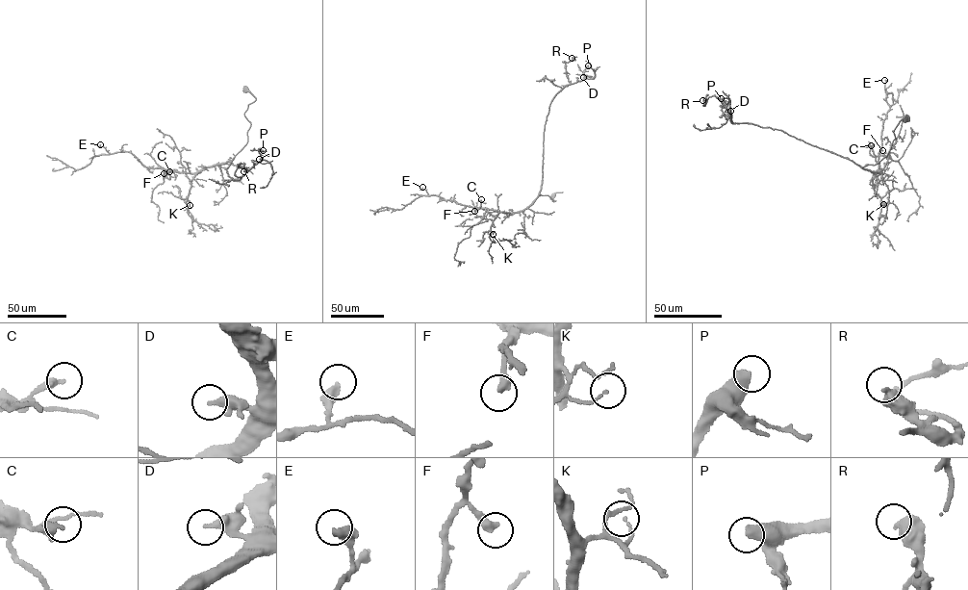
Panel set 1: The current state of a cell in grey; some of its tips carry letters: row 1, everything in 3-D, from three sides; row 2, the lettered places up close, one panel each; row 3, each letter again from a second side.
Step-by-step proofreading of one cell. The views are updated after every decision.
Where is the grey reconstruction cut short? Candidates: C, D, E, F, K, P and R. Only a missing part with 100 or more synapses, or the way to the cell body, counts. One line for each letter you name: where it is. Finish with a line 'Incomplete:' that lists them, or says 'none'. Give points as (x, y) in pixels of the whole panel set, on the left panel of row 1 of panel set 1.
P: (263, 150)
Incomplete: P

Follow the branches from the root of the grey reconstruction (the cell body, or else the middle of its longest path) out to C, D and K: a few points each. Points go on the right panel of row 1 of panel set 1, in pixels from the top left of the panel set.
C: (905, 119), (892, 131), (895, 139), (886, 156), (862, 166), (879, 171), (881, 146), (875, 157), (871, 145)
D: (905, 119), (892, 131), (895, 139), (886, 156), (876, 165), (862, 166), (781, 130), (732, 122), (730, 111)
K: (905, 119), (892, 131), (895, 139), (886, 156), (862, 166), (880, 169), (873, 184), (883, 204)

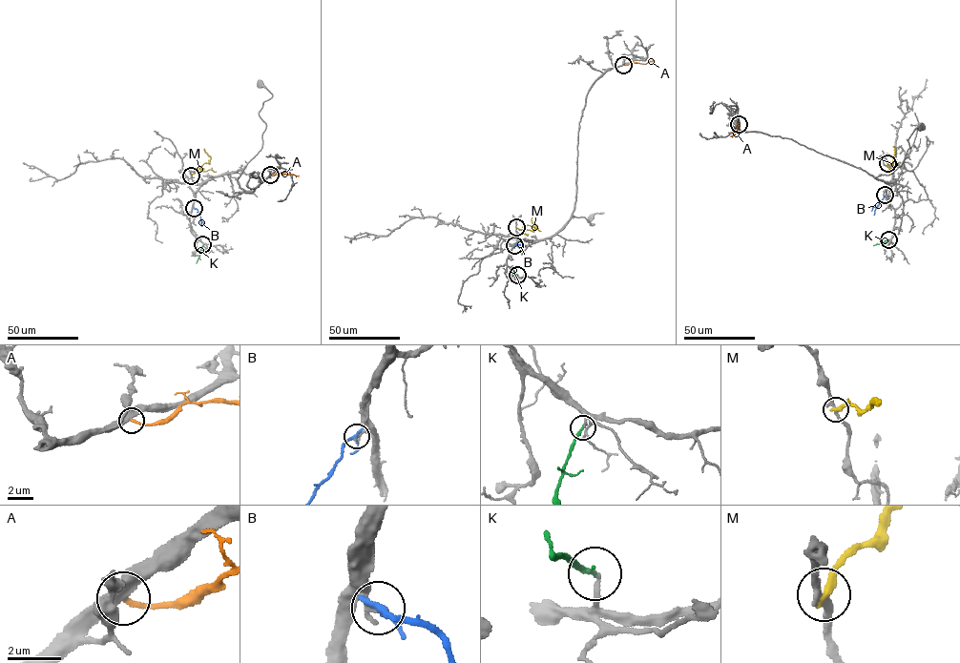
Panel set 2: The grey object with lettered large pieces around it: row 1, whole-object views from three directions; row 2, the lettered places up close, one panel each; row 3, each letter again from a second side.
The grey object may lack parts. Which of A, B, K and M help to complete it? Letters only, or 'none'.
K

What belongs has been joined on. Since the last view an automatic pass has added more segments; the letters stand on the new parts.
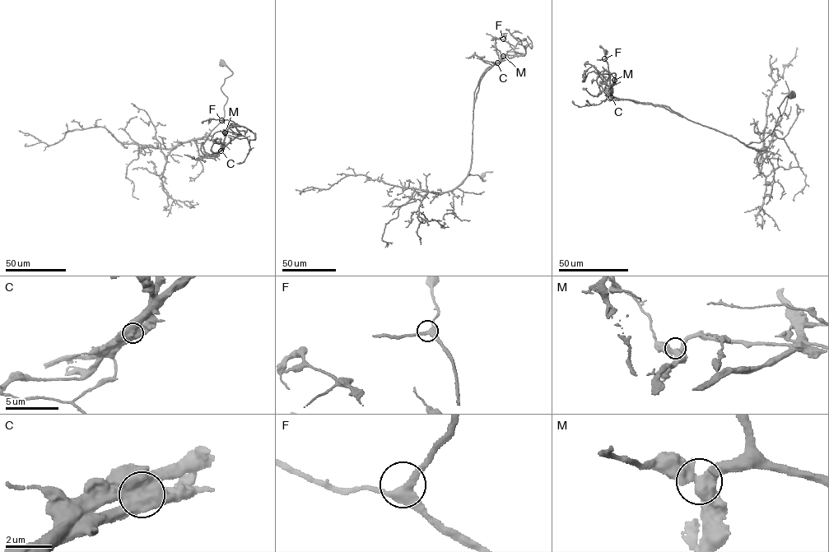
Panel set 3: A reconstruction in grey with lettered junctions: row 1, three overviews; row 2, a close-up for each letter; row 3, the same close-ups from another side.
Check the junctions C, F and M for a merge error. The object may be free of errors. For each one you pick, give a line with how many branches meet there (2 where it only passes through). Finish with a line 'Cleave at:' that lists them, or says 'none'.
C: branches 2
Cleave at: C

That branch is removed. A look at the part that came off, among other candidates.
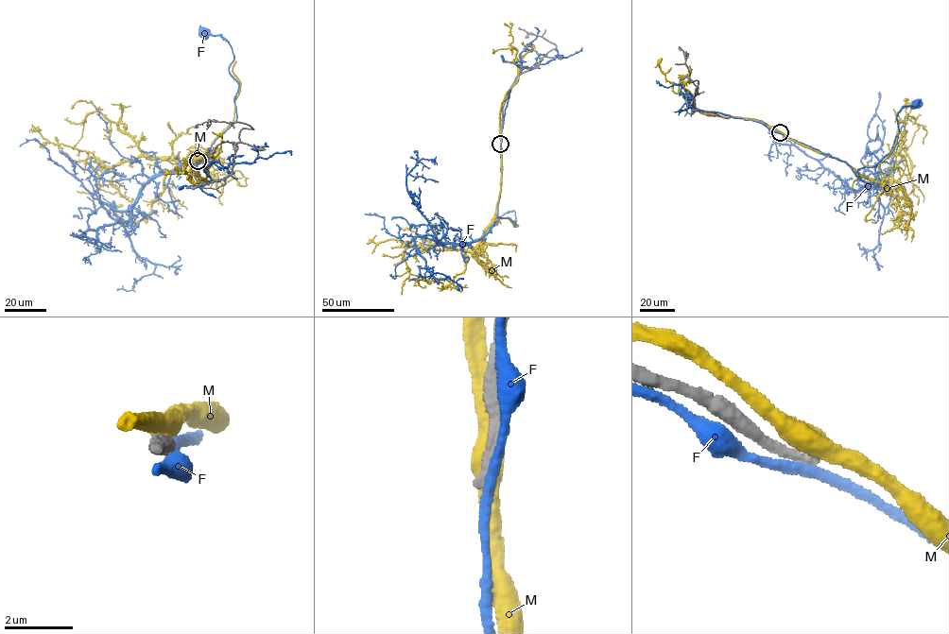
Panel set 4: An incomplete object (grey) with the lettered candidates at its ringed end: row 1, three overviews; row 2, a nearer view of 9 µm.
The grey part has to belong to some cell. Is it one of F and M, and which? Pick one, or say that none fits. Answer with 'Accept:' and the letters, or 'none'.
Accept: none

